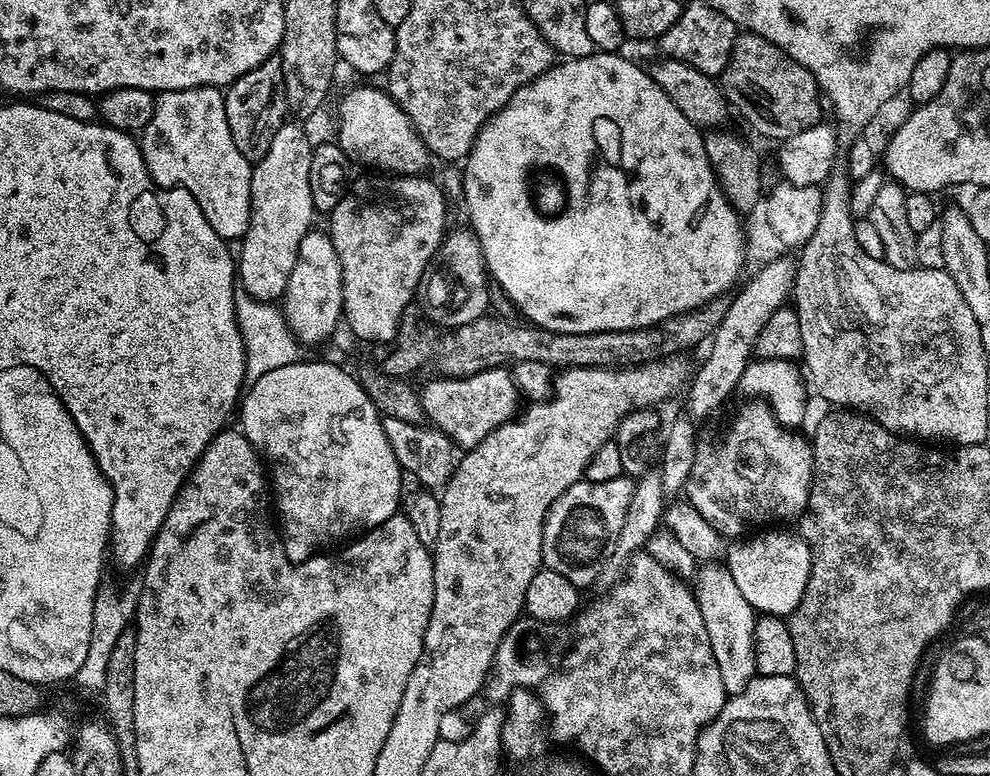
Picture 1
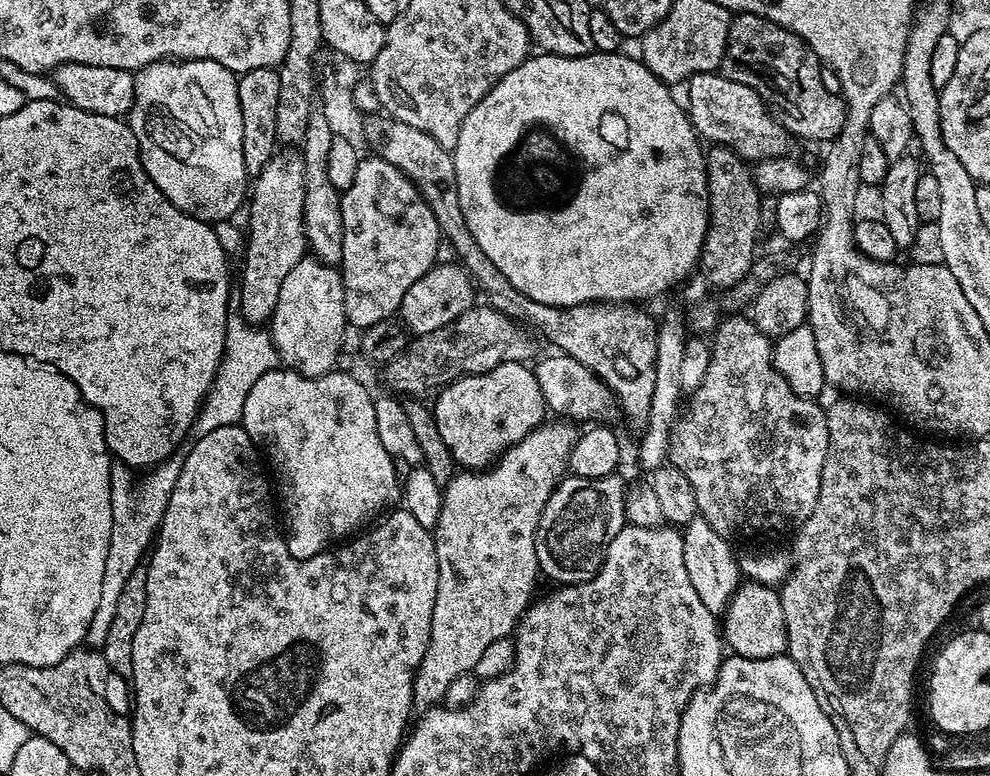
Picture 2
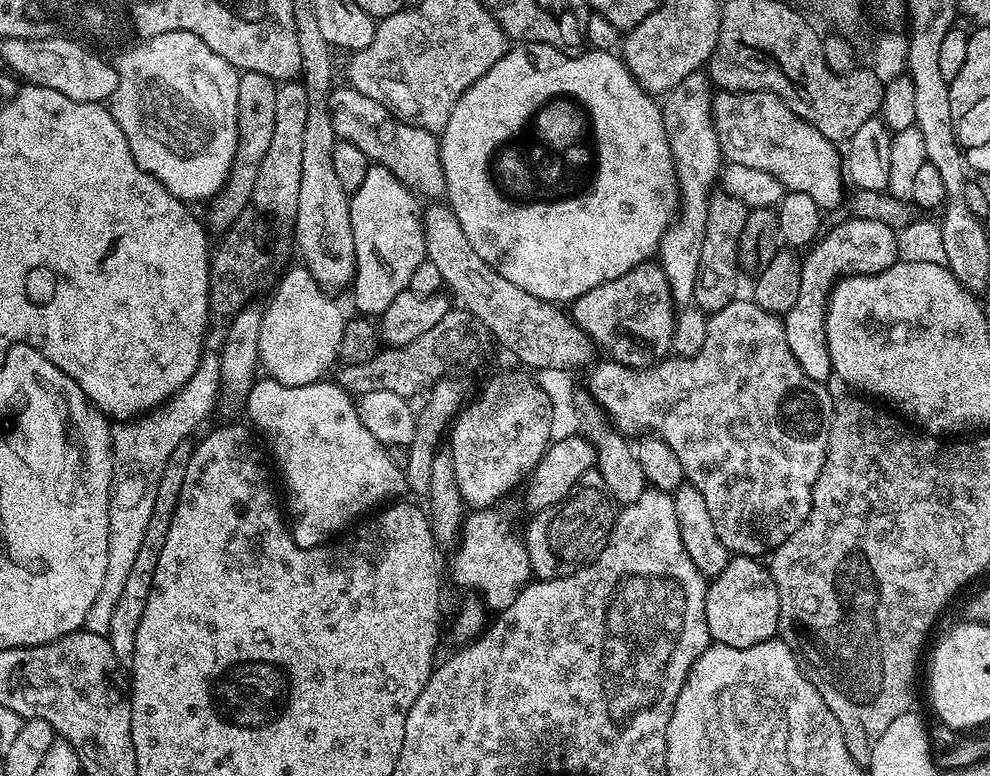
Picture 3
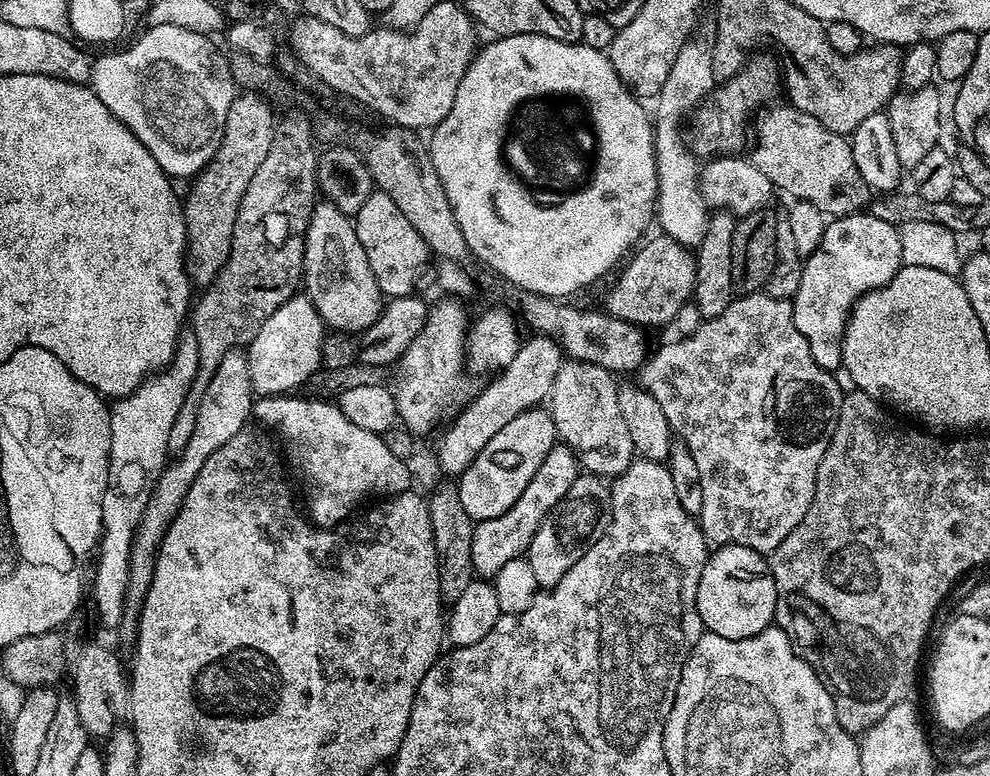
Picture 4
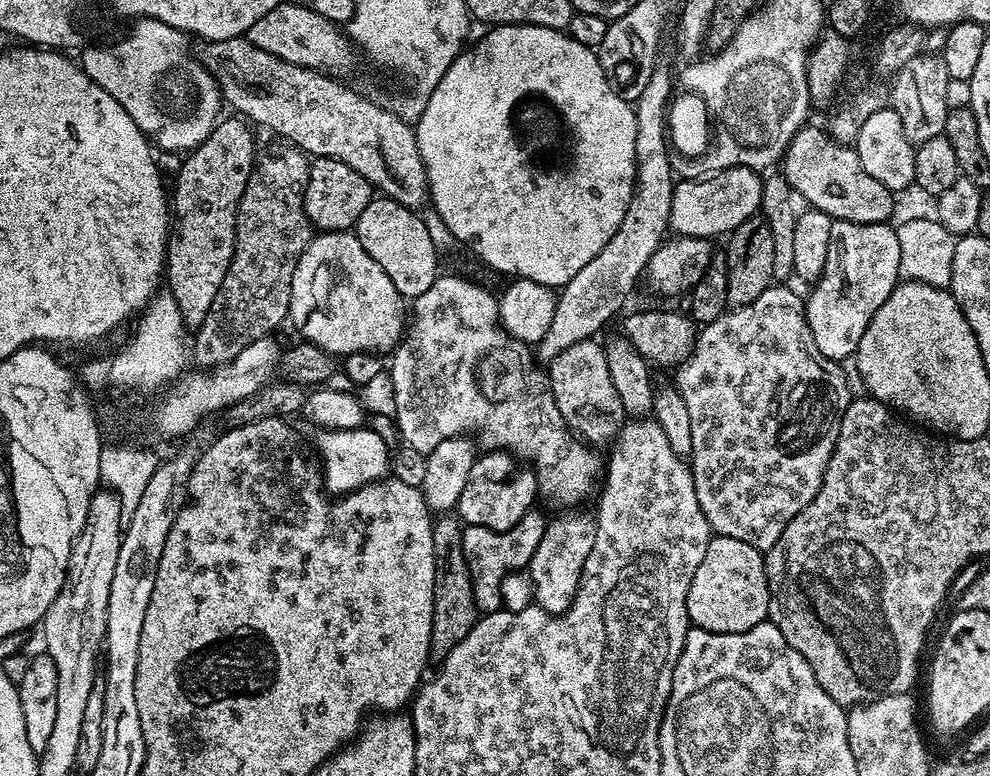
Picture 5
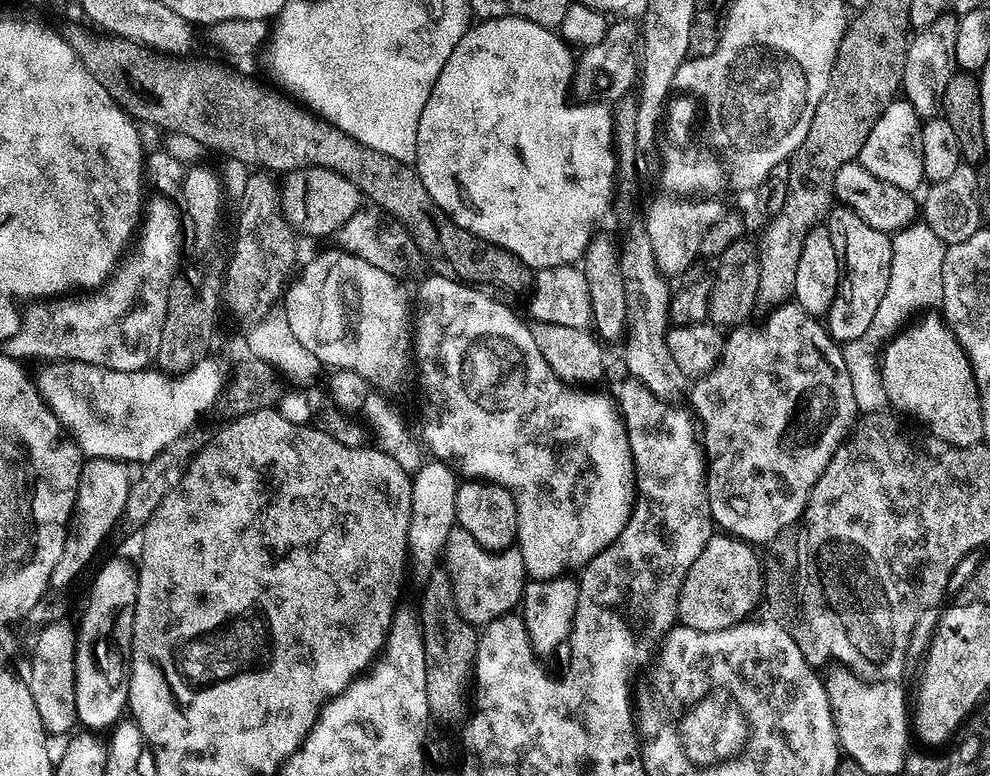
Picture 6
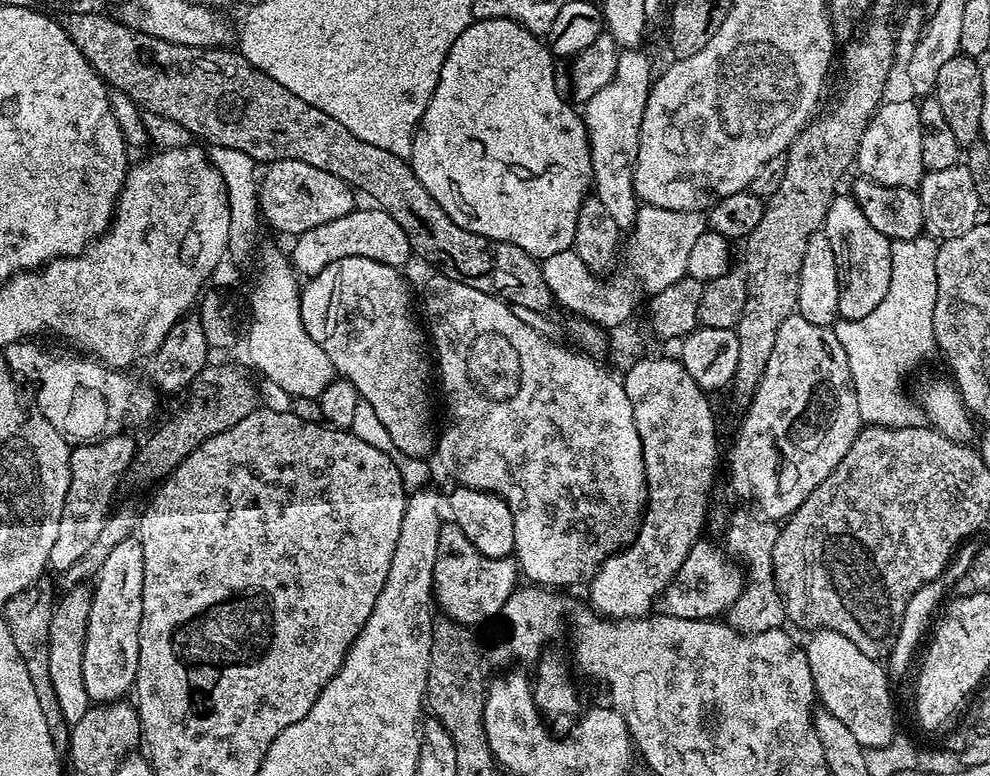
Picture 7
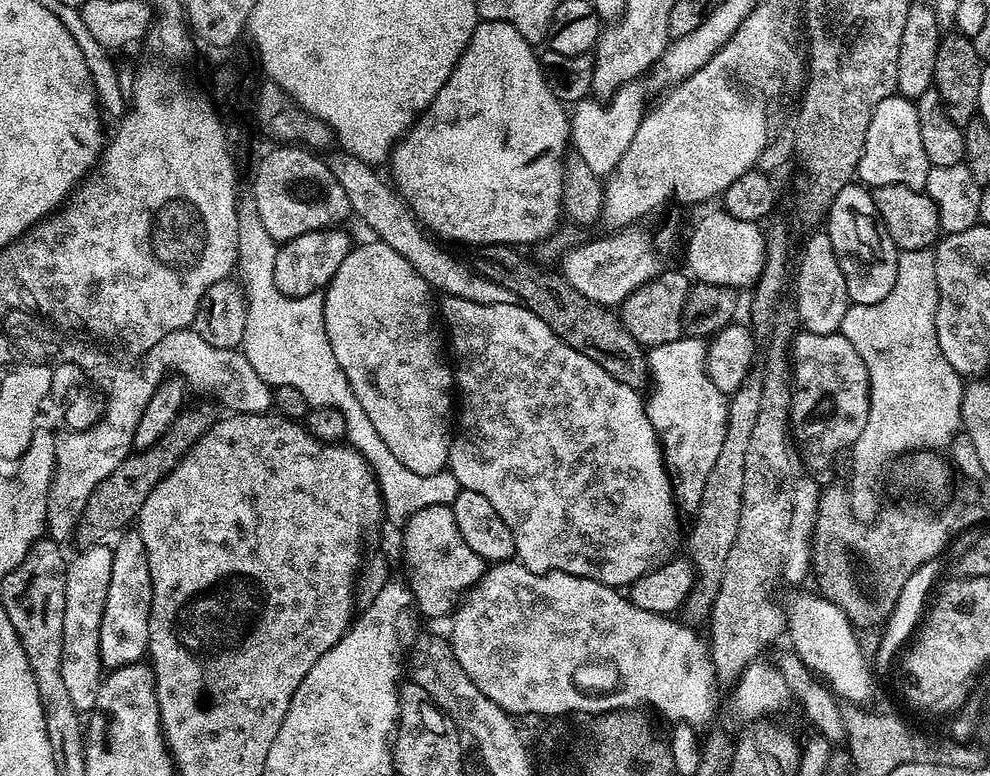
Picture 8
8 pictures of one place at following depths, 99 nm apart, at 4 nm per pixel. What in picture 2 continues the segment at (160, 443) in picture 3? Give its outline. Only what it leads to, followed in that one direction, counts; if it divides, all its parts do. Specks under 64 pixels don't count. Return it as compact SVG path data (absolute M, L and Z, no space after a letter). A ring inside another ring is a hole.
M236 314L229 319L226 326L226 342L224 357L216 371L214 382L204 398L200 413L196 416L194 432L197 437L210 434L210 430L218 430L218 426L234 426L242 421L242 410L246 406L246 394L250 394L254 382L262 378L262 374L273 372L281 367L282 361L272 341L271 331L260 326L253 326ZM177 450L168 459L163 460L155 468L145 471L144 476L135 484L133 473L123 466L112 469L112 533L110 546L106 554L106 574L102 578L102 598L98 602L98 610L94 610L94 618L88 627L87 643L92 646L103 645L106 630L110 630L110 622L114 618L114 606L118 602L118 594L122 594L122 586L126 586L126 578L135 568L141 567L154 534L159 532L166 506L170 502L170 494L174 490L174 482L178 482L178 474L184 465L185 453Z

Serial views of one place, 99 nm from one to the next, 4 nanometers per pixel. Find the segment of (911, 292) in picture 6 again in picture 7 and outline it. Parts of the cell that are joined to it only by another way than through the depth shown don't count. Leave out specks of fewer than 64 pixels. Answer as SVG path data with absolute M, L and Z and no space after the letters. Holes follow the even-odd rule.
M921 234L905 240L893 240L890 250L892 259L892 277L890 290L886 290L886 298L878 302L876 309L866 318L857 320L837 319L834 331L838 342L842 342L842 350L846 350L850 362L850 374L854 382L854 390L858 394L858 414L865 425L881 424L884 428L922 428L925 427L924 409L915 399L904 393L904 379L931 352L937 351L934 338L934 302L938 298L938 244L927 234Z

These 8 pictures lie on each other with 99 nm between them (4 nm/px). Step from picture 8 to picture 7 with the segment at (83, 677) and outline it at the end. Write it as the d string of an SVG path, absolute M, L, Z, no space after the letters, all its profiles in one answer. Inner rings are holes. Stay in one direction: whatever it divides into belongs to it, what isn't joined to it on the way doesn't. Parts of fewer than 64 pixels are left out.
M77 587L65 591L60 597L50 618L50 682L54 686L54 694L58 694L58 706L62 706L62 714L71 726L77 724L90 707L86 681L82 678L82 656L86 650L92 588Z

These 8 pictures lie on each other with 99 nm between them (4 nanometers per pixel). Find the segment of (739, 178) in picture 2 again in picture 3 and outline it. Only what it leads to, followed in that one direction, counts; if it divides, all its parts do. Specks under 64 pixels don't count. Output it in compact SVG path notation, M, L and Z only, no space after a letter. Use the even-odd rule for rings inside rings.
M723 190L713 191L708 199L706 210L706 238L702 242L702 258L698 258L698 278L694 282L694 294L692 295L695 307L707 314L722 310L730 306L730 302L737 299L736 283L742 278L739 264L739 239L742 237L743 227L746 225L749 209L738 198L734 198Z

